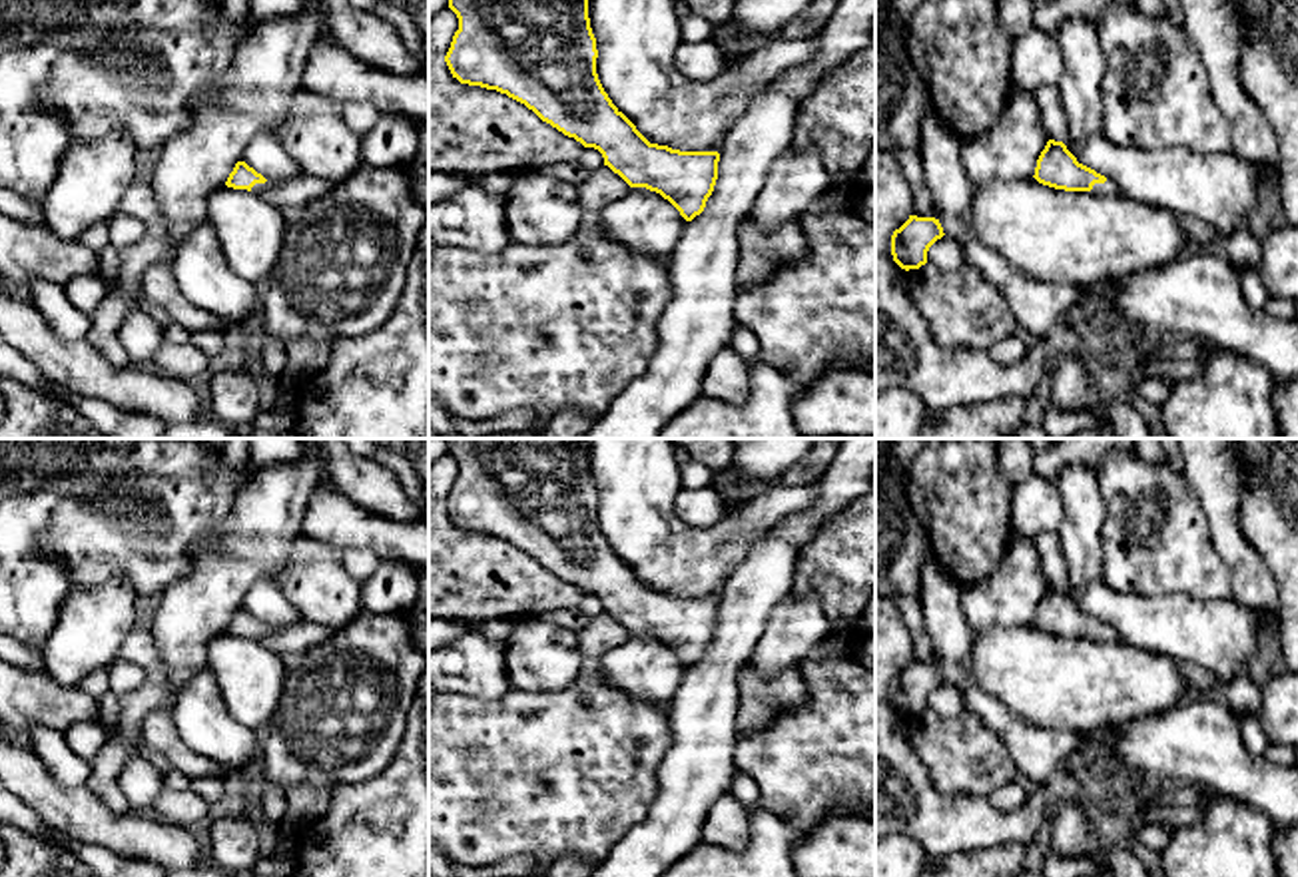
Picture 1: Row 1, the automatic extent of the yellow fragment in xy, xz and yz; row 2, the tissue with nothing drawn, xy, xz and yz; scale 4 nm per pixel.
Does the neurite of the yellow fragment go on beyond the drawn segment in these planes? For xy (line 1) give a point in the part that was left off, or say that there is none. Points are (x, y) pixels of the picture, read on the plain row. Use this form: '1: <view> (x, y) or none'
1: xy (292, 640)

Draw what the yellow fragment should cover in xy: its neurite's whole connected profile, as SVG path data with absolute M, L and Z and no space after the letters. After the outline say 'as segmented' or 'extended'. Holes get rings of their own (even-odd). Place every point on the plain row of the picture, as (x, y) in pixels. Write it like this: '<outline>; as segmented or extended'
M237 608L225 632L253 638L273 654L289 658L309 652L317 644L331 638L337 630L307 620L285 628L271 628L249 614L245 608Z; extended

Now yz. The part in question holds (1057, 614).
M1049 586L1041 598L1033 622L1039 630L1065 638L1091 638L1115 644L1121 636L1115 628L1077 608L1063 588Z; extended

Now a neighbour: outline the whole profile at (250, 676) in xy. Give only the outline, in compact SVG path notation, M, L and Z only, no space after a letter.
M223 632L207 646L207 668L227 712L261 733L281 700L285 658L253 638Z

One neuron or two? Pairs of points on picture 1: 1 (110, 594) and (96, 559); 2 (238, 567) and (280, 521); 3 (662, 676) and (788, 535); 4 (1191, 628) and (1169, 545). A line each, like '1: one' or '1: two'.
1: two
2: one
3: two
4: two

